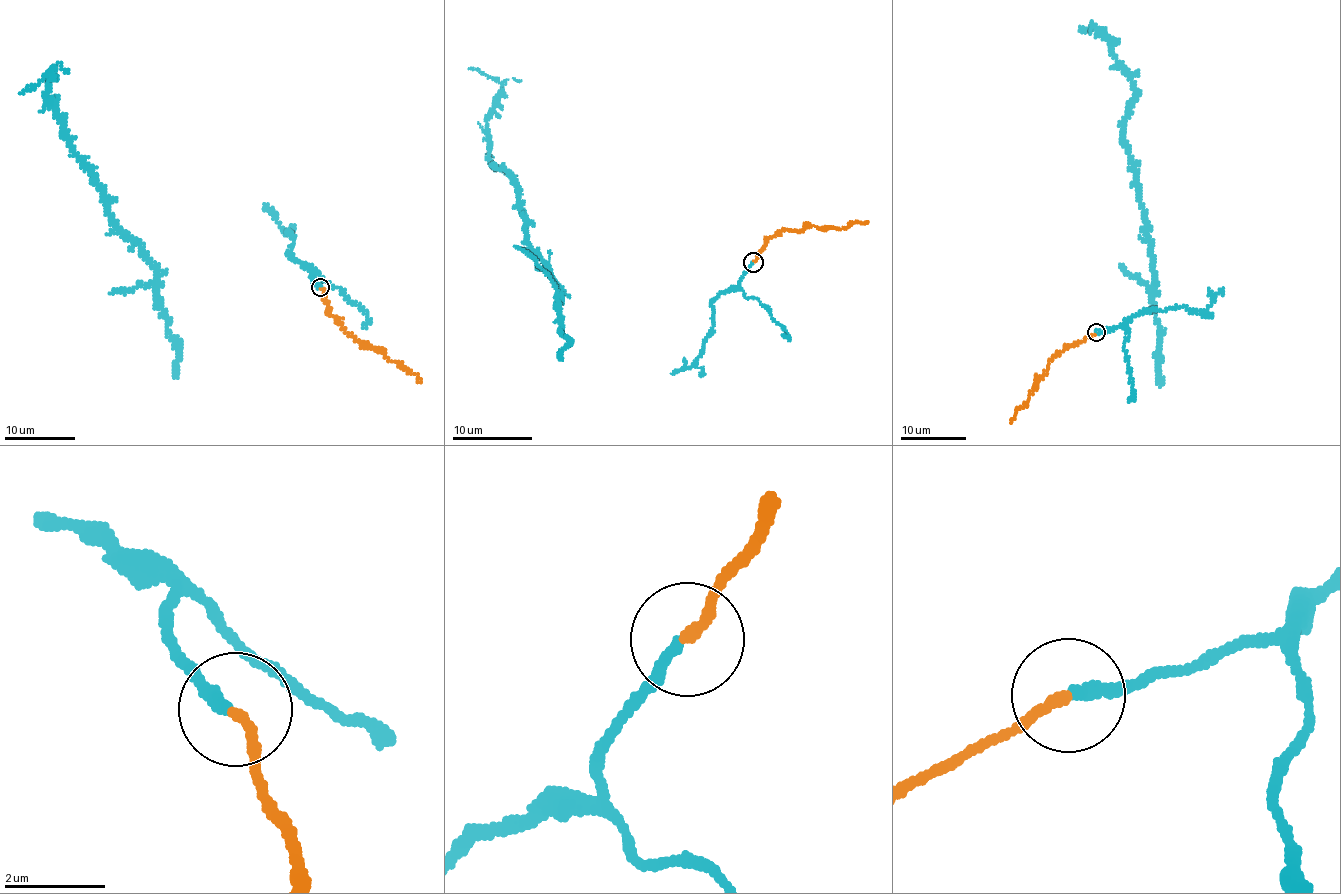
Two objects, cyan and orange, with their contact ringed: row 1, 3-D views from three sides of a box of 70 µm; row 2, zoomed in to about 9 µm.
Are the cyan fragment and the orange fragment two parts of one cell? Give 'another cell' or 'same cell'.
same cell

